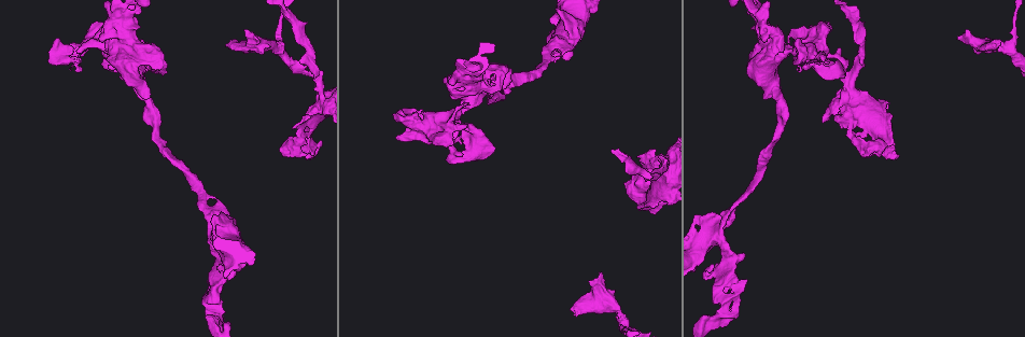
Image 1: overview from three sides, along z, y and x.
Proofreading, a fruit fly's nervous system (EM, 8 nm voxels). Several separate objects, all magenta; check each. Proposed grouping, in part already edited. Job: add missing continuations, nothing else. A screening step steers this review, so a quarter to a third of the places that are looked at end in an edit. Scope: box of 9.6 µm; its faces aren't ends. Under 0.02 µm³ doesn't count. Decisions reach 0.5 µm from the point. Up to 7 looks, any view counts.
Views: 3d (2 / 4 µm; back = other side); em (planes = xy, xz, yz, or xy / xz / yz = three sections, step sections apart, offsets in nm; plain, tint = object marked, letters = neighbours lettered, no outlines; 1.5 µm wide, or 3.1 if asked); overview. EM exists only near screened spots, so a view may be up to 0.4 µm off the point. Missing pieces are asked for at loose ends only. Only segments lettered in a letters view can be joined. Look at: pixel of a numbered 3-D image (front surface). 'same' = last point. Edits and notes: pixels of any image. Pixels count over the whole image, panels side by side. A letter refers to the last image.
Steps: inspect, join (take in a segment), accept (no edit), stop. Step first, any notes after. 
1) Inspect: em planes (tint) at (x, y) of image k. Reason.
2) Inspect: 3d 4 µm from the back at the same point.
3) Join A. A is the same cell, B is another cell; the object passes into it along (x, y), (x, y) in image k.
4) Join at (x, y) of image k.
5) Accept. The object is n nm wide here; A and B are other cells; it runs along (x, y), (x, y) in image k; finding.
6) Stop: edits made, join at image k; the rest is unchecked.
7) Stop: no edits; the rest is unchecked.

Inspect: em planes (letters) at (574, 316) of image 1. Free end.

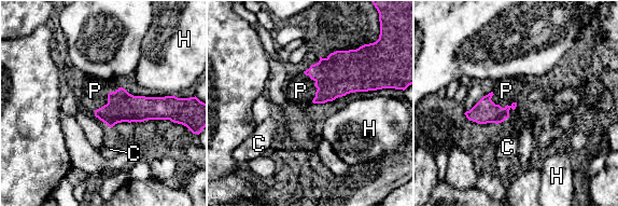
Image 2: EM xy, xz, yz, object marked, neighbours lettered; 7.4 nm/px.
Join P. P is the same cell, C and H are other cells; it goes on there.

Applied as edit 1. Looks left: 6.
Inspect: 3d 4 µm from the back at (829, 32) of image 1. Branch stops here.

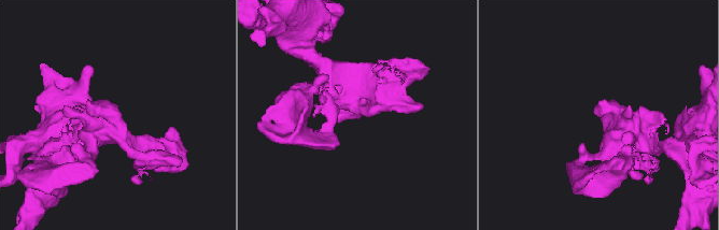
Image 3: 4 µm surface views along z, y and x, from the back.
Inspect: em xz step 8 (letters) at (346, 114) of image 3. Now the EM.

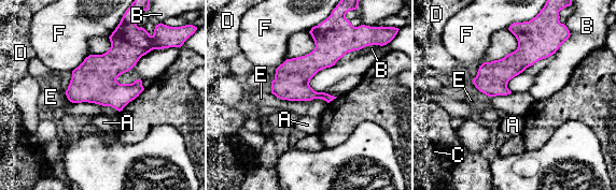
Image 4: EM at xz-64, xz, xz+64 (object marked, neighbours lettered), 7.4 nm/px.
Inspect: em planes (letters) at the same point. Cut it another way.

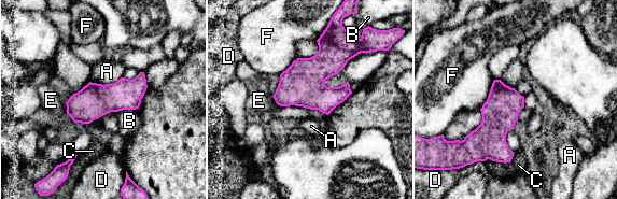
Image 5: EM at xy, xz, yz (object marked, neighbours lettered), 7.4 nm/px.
Accept. A, B, C, D, E and F are other cells; a border runs along (122, 76), (112, 83), (89, 82) in image 5; no lettered segment goes on from it.

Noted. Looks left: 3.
Inspect: 3d 2 µm at (215, 197) of image 1. Thin end.

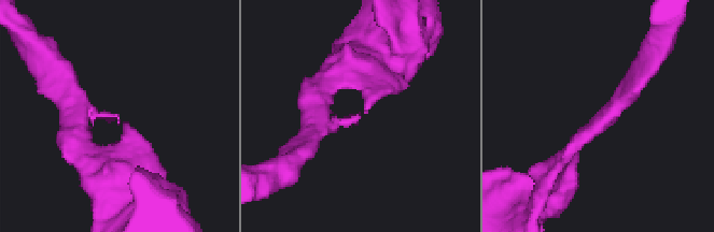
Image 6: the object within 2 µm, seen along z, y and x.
Inspect: em planes (letters) at (603, 112) of image 6. Need the tissue.

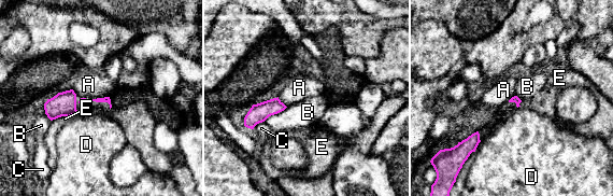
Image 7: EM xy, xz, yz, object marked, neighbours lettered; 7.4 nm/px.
Accept. The object is 120 nm wide here; A, B, C, D and E are other cells; a border runs along (109, 96), (94, 99) in image 7; none of them fits.

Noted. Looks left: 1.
Stop: edits made, join at image 2; the rest is unchecked.

